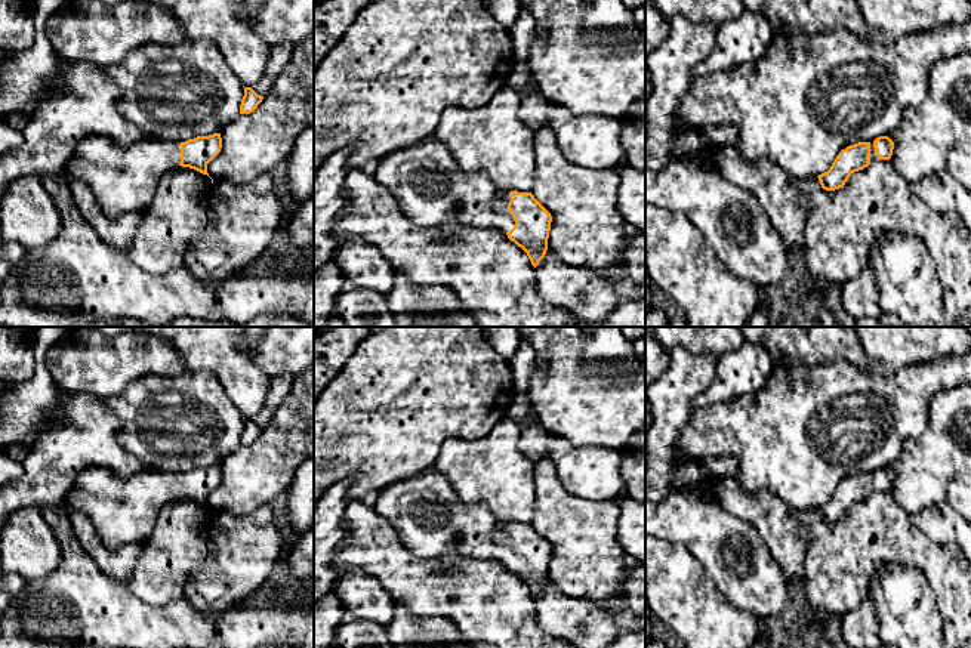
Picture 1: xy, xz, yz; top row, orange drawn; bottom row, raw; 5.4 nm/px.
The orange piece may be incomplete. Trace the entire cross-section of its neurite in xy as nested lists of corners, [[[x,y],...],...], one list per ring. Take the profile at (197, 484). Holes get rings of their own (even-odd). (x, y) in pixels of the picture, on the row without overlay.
[[[221,465],[185,473],[144,470],[129,478],[107,468],[87,468],[75,481],[64,506],[81,512],[95,525],[108,549],[144,544],[161,507],[175,499],[207,506],[207,496],[221,484]]]

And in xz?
[[[428,470],[420,476],[383,487],[374,509],[394,527],[401,543],[419,558],[459,553],[466,558],[502,561],[527,584],[534,599],[546,586],[552,547],[534,527],[518,522],[499,525],[487,506],[463,504],[443,473]]]

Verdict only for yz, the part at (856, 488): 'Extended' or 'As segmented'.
Extended

